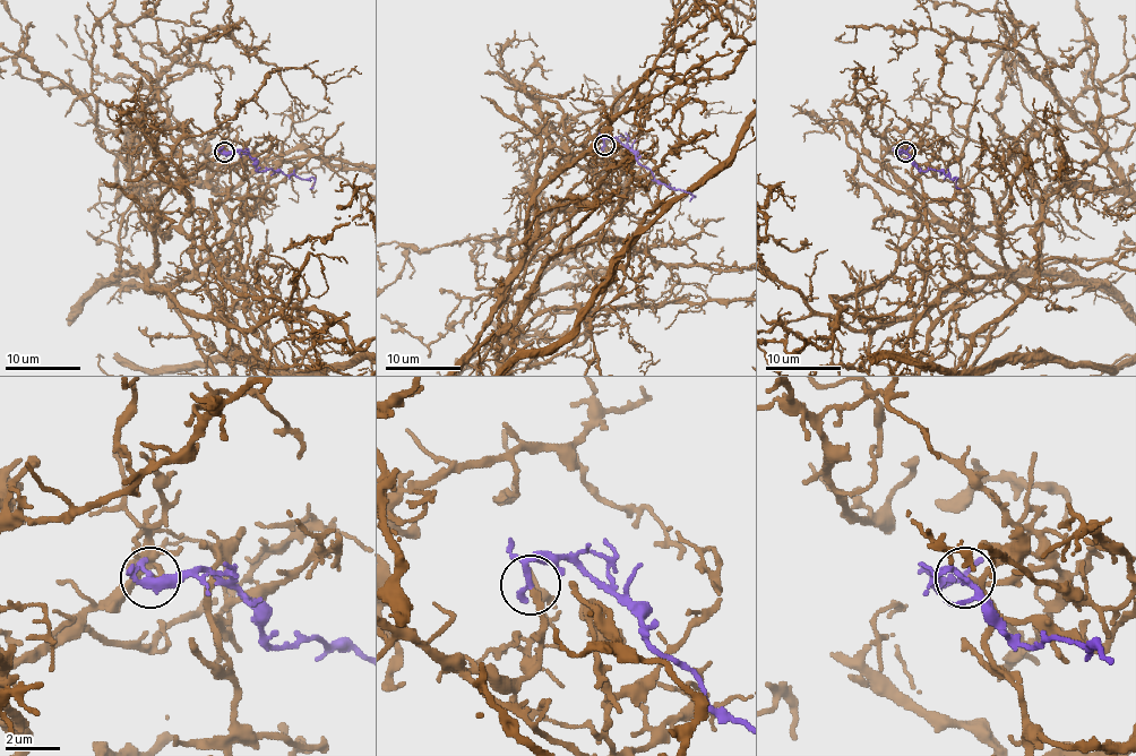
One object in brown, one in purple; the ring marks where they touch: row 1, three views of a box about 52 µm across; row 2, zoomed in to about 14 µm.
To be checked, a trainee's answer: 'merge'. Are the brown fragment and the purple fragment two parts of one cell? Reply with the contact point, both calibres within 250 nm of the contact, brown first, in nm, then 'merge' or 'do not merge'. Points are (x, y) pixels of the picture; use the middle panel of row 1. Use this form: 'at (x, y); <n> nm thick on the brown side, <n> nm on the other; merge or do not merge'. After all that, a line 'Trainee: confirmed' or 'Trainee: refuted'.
at (604, 145); 200 nm thick on the brown side, 180 nm on the other; merge
Trainee: confirmed

